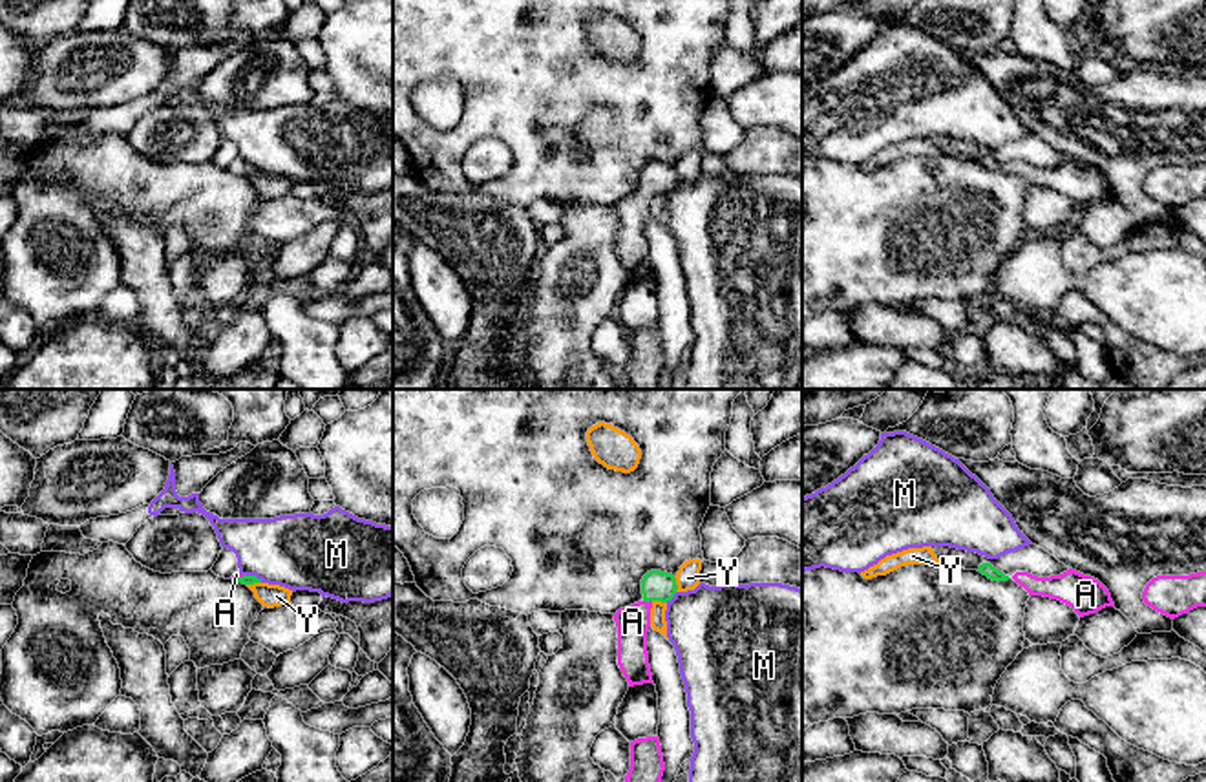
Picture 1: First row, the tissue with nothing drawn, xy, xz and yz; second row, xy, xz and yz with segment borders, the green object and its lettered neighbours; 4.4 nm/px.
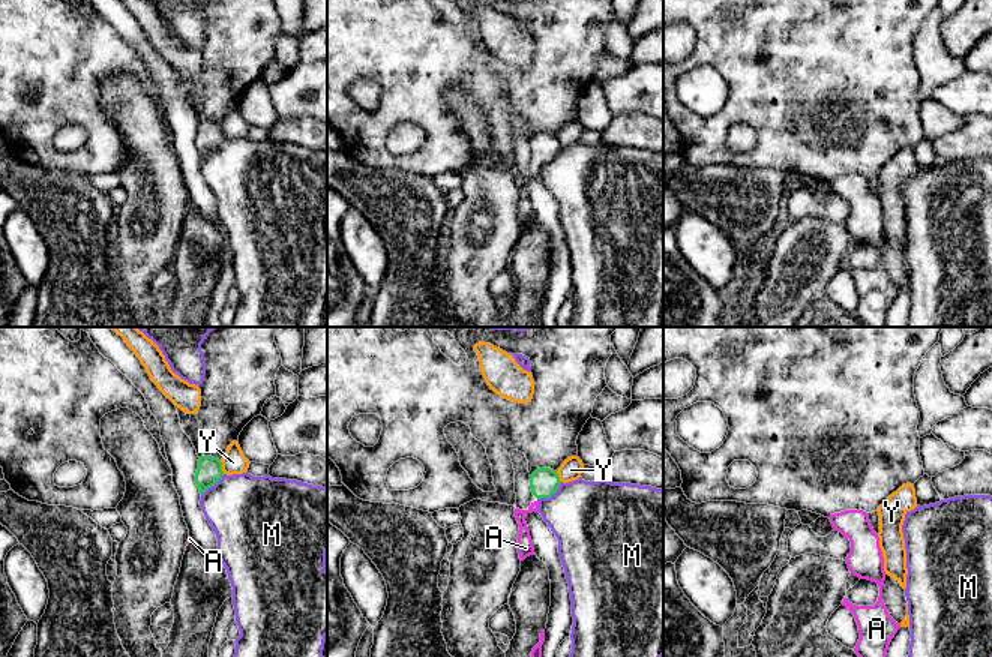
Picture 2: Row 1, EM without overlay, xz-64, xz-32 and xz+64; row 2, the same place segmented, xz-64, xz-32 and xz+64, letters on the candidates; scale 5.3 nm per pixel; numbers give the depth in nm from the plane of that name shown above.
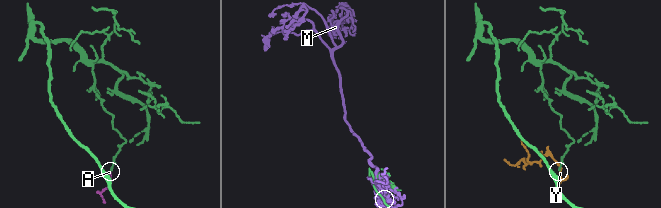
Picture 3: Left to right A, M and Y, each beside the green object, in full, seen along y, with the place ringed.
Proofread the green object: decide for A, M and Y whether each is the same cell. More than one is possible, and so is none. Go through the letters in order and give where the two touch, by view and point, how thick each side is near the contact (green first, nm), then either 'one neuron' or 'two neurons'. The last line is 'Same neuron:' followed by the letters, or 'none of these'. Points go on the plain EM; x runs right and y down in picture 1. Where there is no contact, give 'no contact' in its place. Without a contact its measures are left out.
A: contact xz (647, 192); calibres 140 and 150 nm; one neuron
M: contact xz (671, 189); calibres 140 and 400 nm; two neurons
Y: contact xz (675, 174); calibres 140 and 110 nm; two neurons
Same neuron: A

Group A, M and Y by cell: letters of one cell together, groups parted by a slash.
A / M / Y

